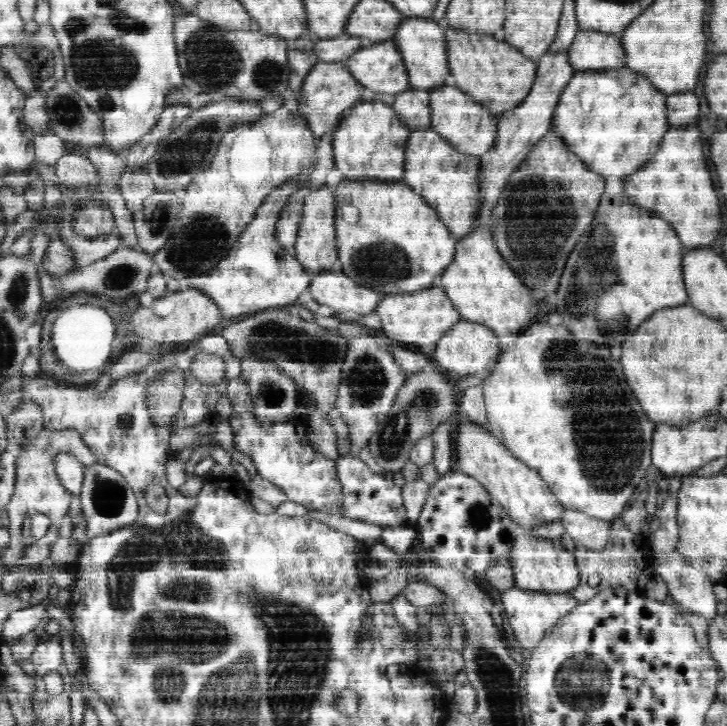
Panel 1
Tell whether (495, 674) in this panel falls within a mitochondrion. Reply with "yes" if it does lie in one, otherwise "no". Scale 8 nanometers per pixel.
yes

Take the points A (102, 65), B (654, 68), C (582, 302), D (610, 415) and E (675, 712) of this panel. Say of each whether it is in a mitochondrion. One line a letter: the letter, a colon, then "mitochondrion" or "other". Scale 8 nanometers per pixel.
A: mitochondrion
B: other
C: mitochondrion
D: mitochondrion
E: other

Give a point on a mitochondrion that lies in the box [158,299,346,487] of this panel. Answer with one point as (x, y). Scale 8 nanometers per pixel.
(271, 396)

